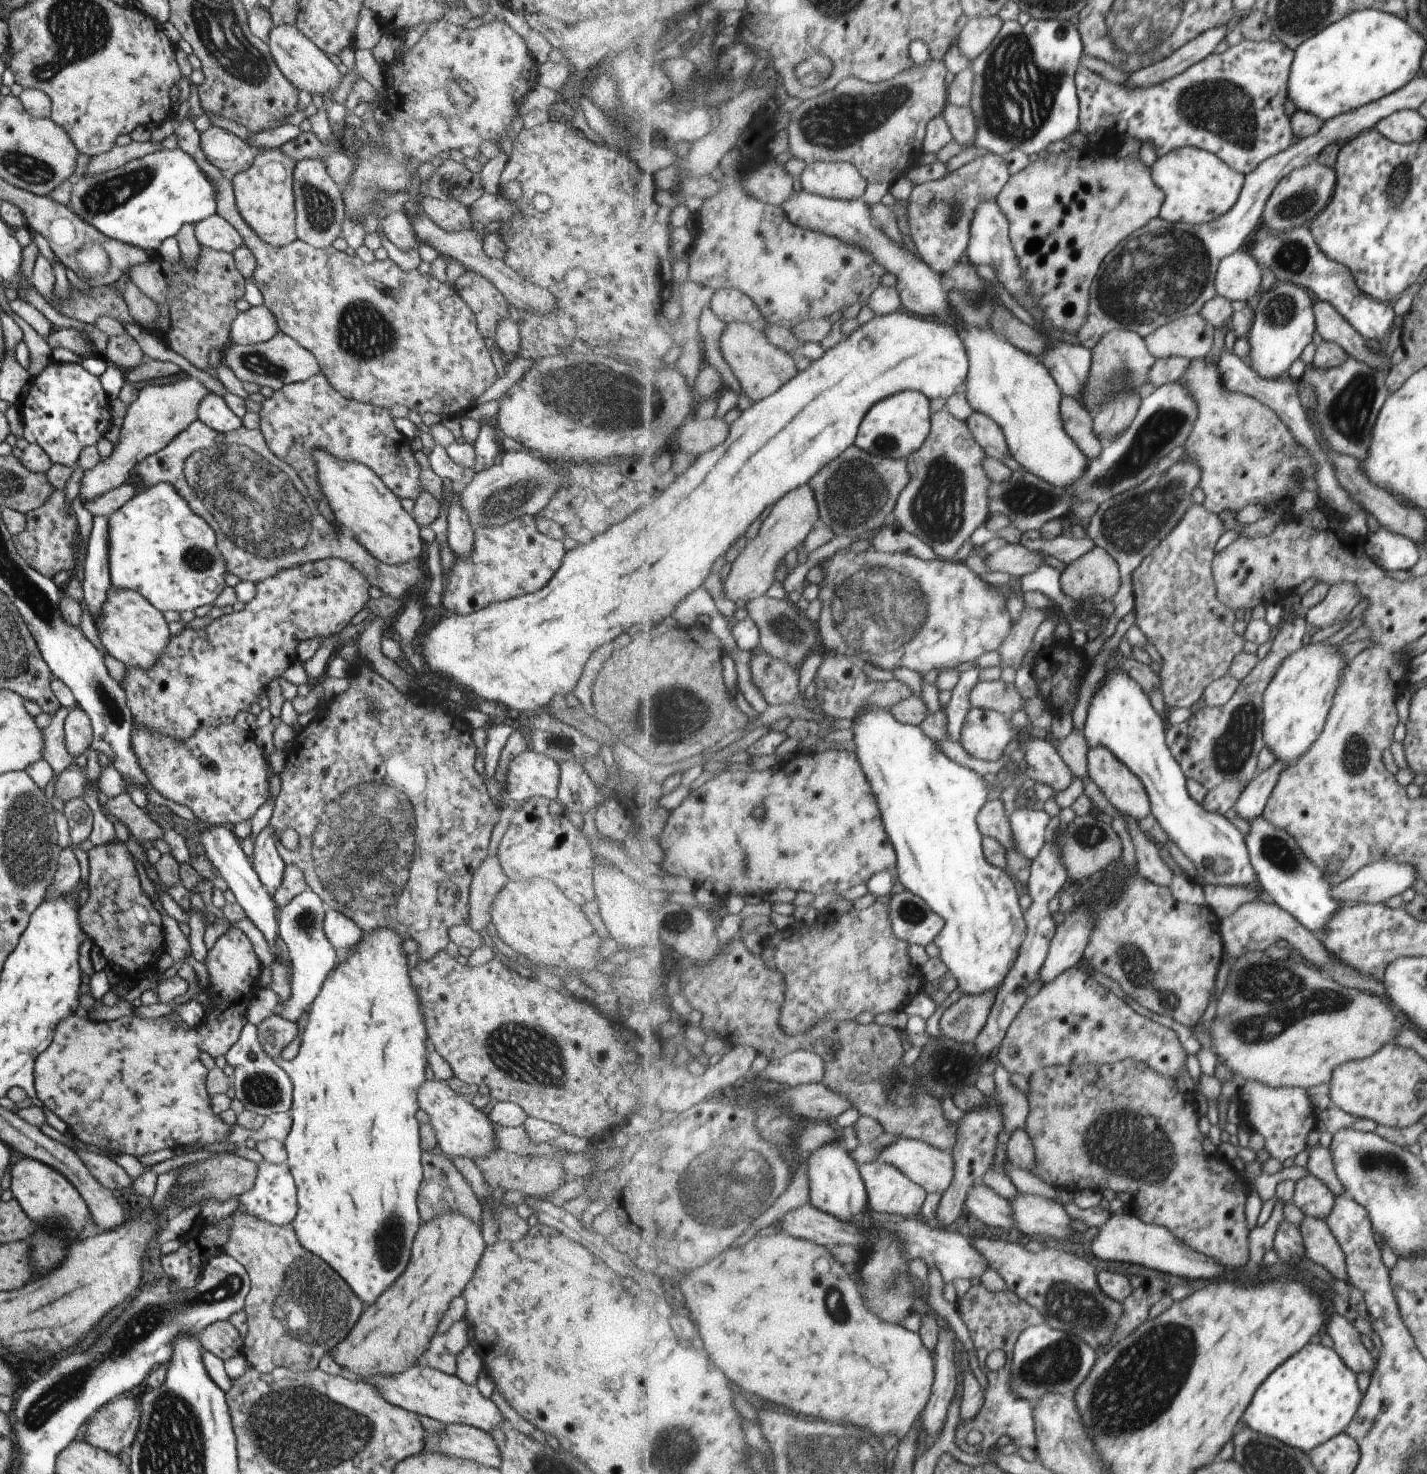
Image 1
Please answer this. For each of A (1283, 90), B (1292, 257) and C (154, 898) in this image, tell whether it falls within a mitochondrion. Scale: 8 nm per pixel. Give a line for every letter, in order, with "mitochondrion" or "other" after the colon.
A: other
B: mitochondrion
C: other

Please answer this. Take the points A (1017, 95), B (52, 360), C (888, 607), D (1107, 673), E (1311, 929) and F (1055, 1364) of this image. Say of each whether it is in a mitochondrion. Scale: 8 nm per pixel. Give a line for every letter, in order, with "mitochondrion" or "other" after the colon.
A: mitochondrion
B: other
C: mitochondrion
D: other
E: other
F: mitochondrion

